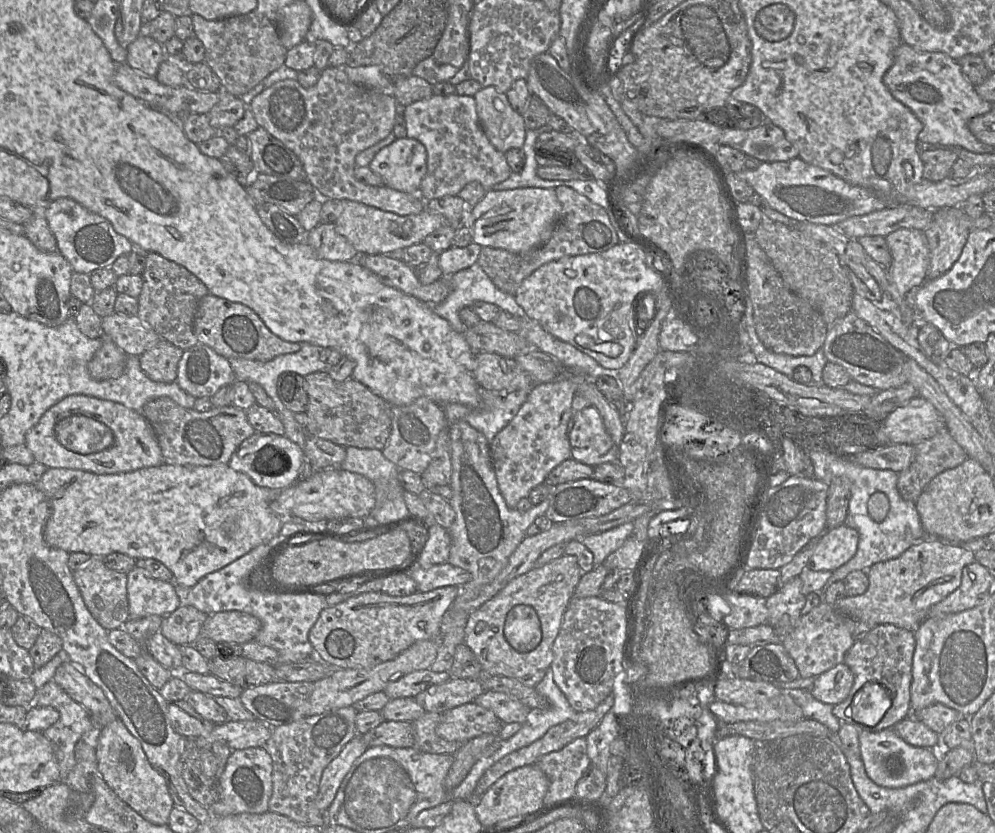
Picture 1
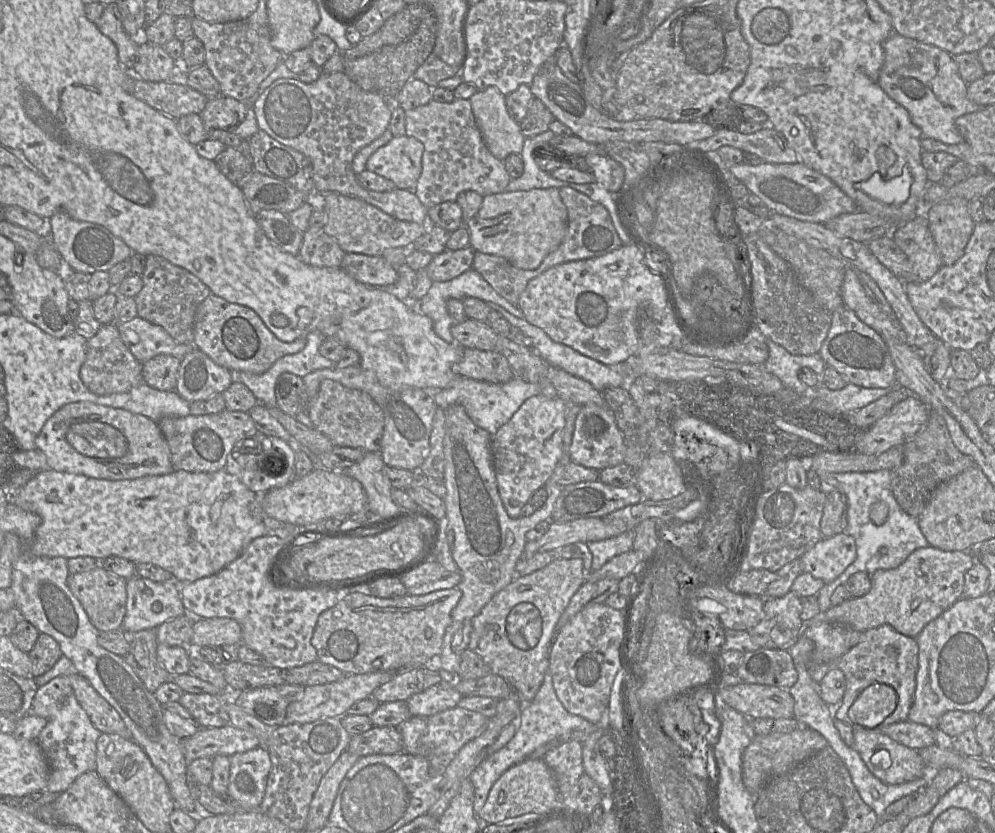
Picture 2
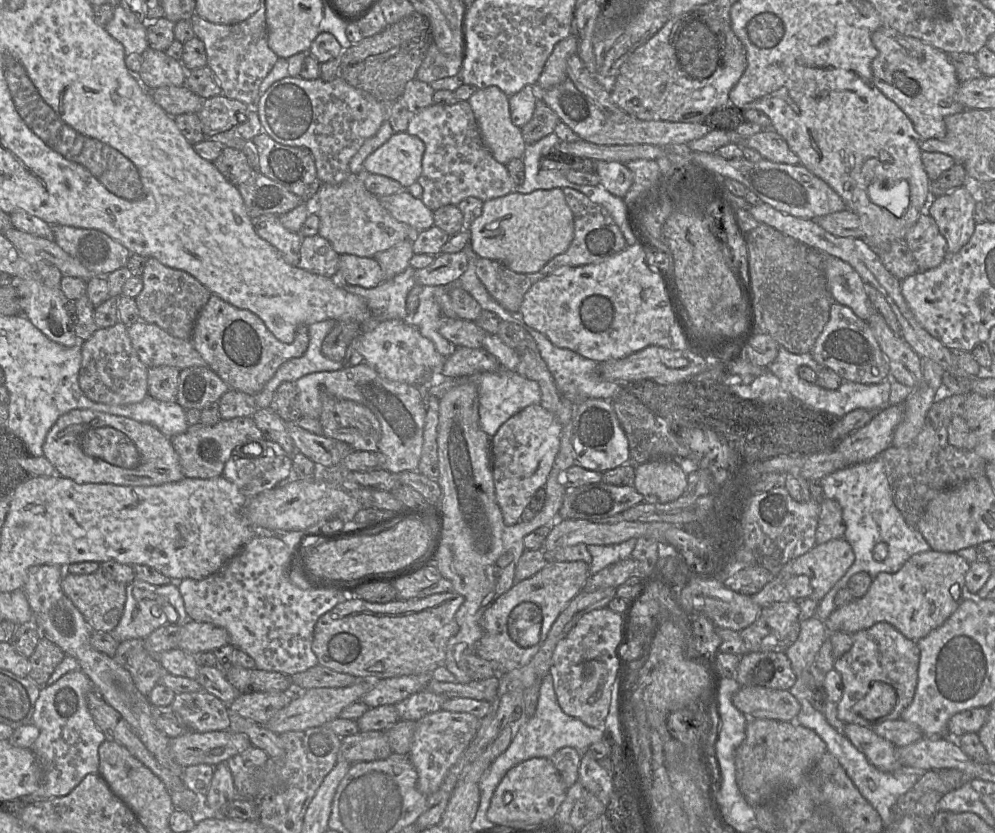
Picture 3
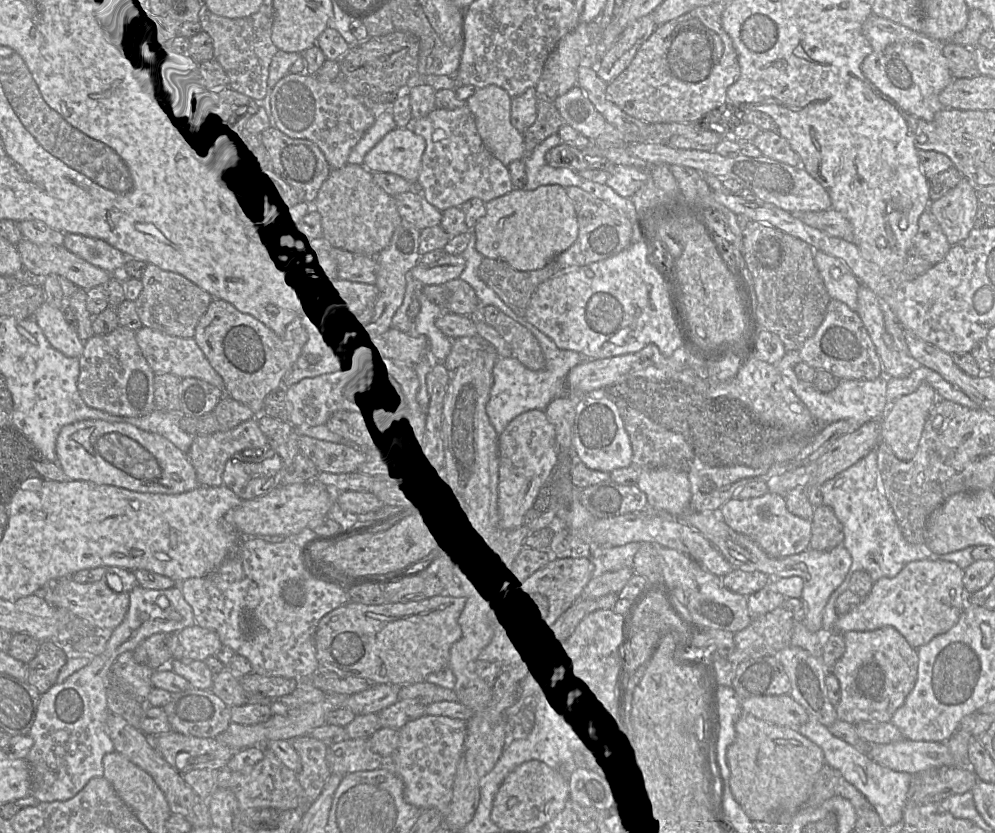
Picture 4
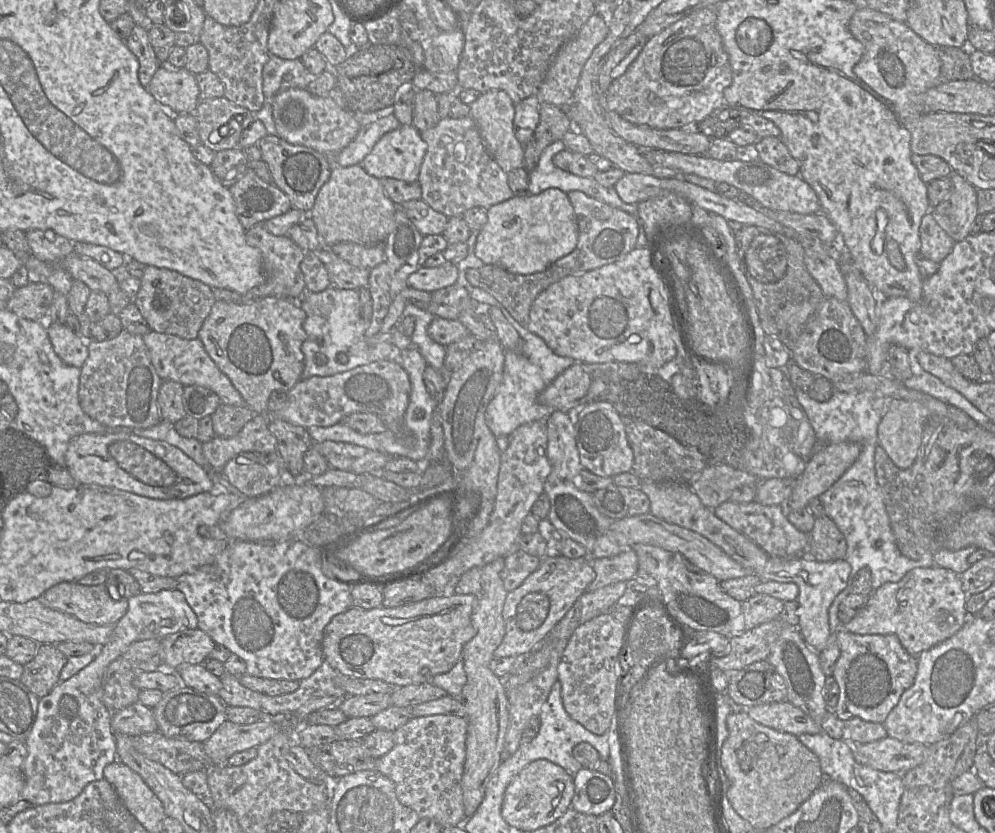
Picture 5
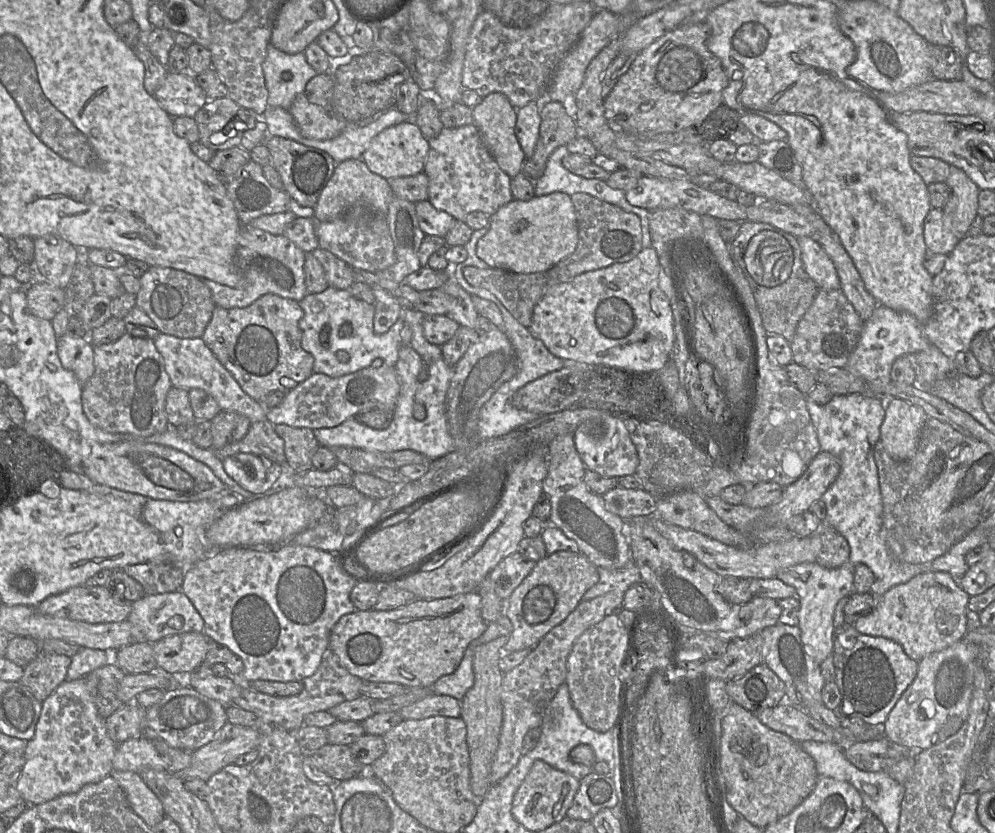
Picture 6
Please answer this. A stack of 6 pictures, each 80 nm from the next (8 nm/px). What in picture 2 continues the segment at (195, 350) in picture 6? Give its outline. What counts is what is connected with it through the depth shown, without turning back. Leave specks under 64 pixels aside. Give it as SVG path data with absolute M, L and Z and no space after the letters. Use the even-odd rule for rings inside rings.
M136 316L129 321L115 322L120 337L141 363L158 355L171 355L182 360L195 347L175 341L162 327Z

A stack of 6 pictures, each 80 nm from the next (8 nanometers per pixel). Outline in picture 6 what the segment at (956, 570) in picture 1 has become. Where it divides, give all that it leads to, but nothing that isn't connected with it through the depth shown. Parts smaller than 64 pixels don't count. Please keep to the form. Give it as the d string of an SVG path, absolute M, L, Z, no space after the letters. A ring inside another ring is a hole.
M947 572L920 573L907 583L889 589L877 598L873 611L853 624L861 634L899 643L904 652L919 662L926 656L957 643L968 632L967 605L970 596Z

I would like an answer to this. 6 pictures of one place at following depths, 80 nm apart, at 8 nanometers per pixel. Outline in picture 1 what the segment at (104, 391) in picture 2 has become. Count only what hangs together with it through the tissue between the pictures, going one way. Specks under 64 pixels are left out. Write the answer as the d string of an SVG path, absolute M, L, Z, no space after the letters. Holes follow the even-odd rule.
M107 335L101 336L101 347L87 365L90 377L96 381L119 378L125 371L127 354Z

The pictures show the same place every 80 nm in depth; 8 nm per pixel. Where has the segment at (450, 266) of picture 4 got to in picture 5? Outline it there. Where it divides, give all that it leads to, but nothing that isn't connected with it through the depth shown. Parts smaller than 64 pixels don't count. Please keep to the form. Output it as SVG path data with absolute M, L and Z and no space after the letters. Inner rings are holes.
M445 262L436 267L420 266L409 275L407 282L409 287L431 293L440 288L455 284L458 275L457 265Z

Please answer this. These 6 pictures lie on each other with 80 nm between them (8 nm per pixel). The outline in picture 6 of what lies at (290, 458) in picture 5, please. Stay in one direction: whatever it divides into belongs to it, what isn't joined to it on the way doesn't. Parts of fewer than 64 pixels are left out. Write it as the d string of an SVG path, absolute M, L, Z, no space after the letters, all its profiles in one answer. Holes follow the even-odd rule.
M278 424L274 425L274 431L284 441L288 471L304 473L313 468L311 458L319 446L313 430Z

